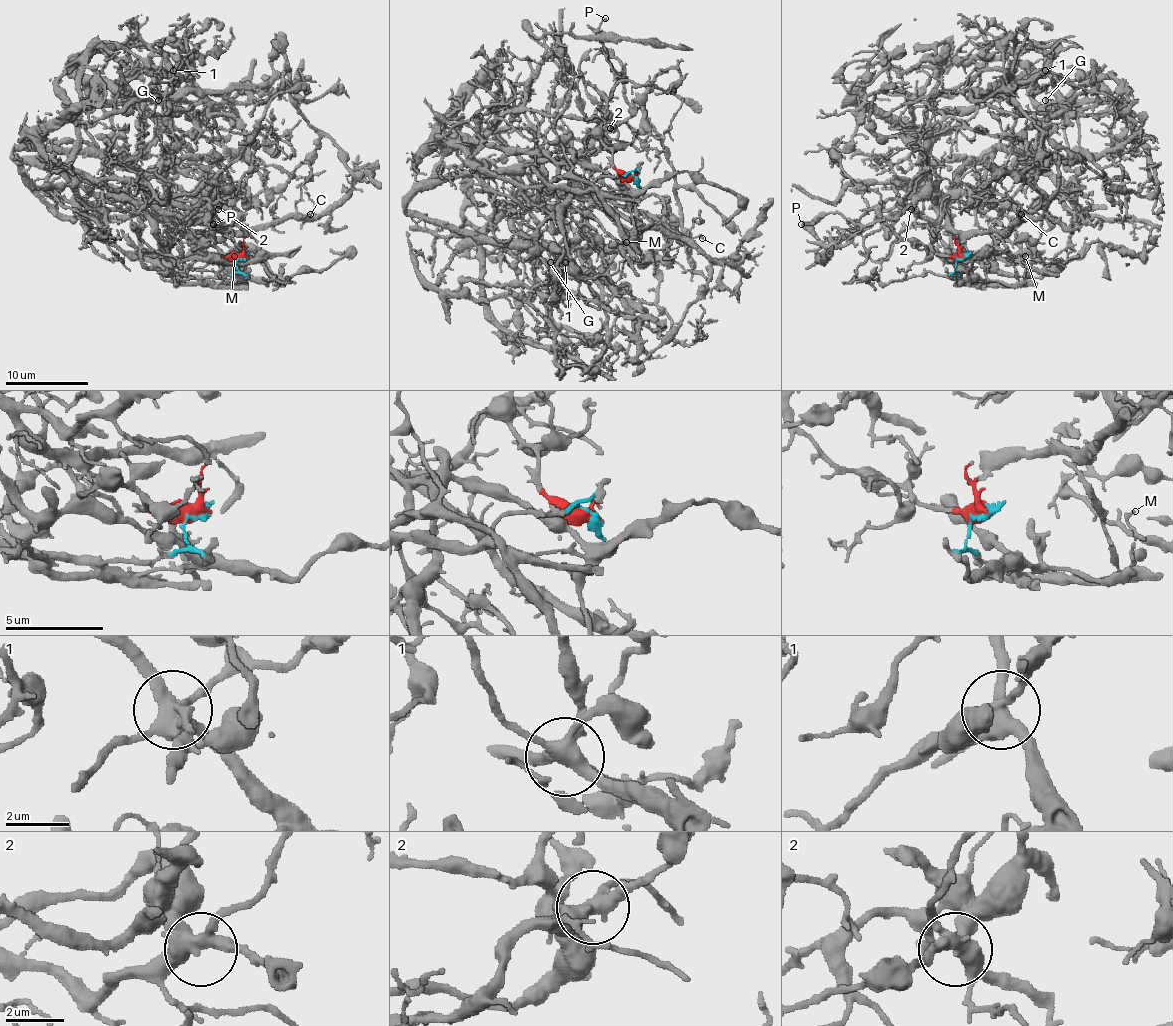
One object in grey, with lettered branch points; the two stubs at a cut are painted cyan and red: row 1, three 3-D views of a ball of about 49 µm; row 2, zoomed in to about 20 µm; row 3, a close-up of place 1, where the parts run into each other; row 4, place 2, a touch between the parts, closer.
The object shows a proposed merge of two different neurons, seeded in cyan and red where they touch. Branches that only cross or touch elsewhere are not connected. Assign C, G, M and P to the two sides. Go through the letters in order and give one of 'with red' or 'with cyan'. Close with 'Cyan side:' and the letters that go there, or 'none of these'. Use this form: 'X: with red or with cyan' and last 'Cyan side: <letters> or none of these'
C: with cyan
G: with red
M: with red
P: with cyan
Cyan side: C, P

